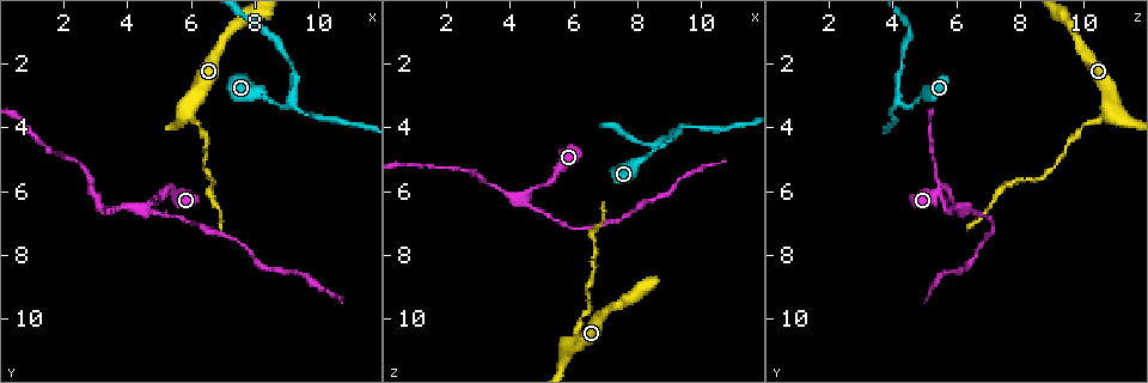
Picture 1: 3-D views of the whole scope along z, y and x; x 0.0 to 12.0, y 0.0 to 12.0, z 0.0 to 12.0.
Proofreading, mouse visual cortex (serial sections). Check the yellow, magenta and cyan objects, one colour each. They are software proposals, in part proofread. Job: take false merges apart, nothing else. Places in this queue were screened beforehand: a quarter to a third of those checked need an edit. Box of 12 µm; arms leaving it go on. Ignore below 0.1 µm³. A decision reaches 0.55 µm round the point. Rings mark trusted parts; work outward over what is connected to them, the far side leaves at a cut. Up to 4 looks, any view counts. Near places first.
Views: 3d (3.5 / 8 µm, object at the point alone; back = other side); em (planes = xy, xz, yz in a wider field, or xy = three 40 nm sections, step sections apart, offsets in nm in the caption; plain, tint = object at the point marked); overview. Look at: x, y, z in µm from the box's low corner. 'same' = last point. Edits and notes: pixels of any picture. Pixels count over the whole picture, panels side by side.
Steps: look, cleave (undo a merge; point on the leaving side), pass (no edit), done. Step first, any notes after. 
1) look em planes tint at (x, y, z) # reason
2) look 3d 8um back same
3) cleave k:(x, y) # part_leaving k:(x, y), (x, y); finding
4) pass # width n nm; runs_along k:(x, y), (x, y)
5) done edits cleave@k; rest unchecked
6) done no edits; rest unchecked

look 3d 8um at (4.4, 6.5, 6.2) # branch point

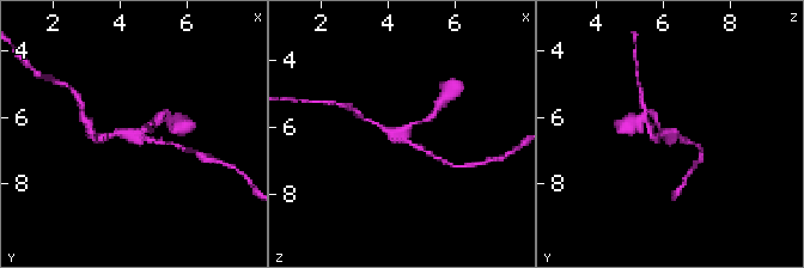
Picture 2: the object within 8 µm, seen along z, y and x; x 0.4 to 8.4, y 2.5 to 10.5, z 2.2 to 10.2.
look 3d 3.5um at (4.5, 6.5, 6.2) # zoom in

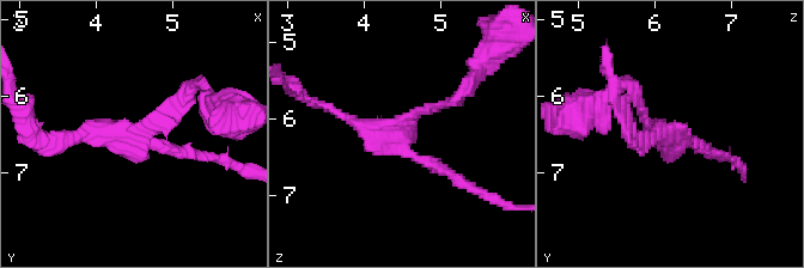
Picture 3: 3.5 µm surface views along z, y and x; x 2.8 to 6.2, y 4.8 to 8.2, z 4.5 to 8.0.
pass # arm_widths 150, 150, 150 nm; runs_along 3:(634, 90), (656, 131), (708, 152); one cell here

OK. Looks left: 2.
look 3d 3.5um at (6.1, 6.9, 7.2) # thin neck

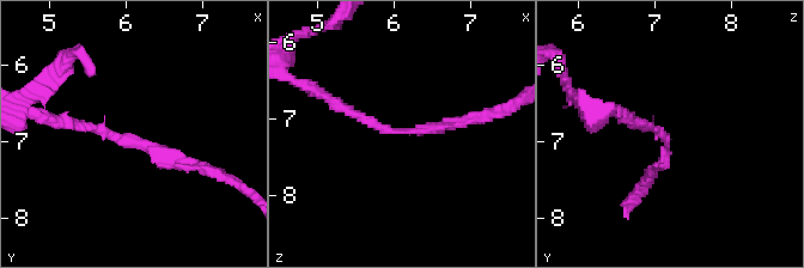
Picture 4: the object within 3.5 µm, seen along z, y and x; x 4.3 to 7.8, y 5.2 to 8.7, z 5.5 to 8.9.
look em xy step 1 tint at (6.05, 6.95, 7.15) # arm_widths 150, 150 nm

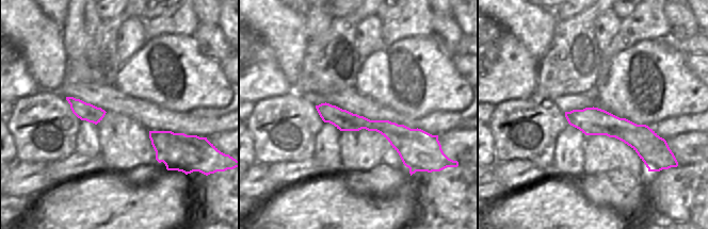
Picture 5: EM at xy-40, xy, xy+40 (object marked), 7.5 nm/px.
pass # runs_along 4:(61, 122), (201, 165); one cell here

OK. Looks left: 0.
done no edits; rest unchecked

